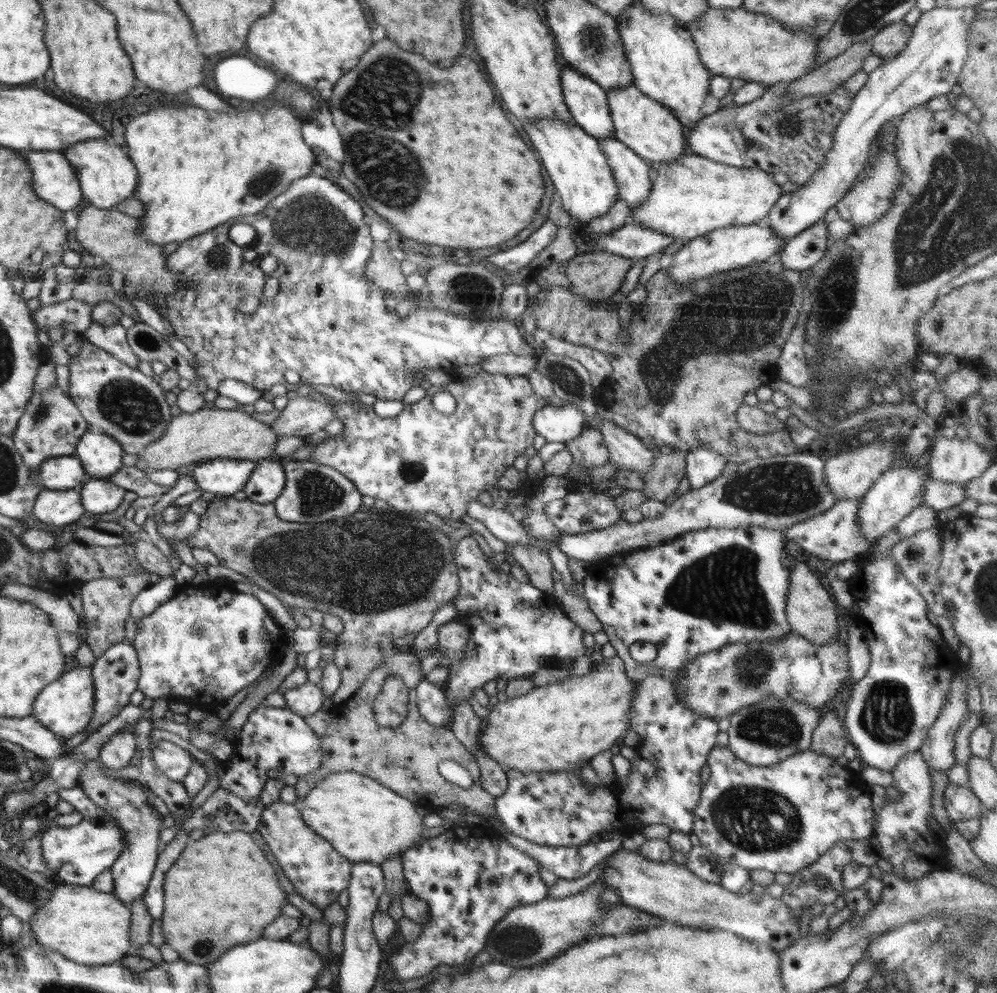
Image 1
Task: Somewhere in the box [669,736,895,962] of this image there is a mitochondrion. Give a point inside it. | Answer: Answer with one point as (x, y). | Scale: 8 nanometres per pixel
(752, 818)

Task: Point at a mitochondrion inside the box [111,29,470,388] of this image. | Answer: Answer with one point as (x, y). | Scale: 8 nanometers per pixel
(381, 102)

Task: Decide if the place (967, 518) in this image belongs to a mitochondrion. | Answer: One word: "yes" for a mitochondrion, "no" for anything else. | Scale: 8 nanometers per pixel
no

